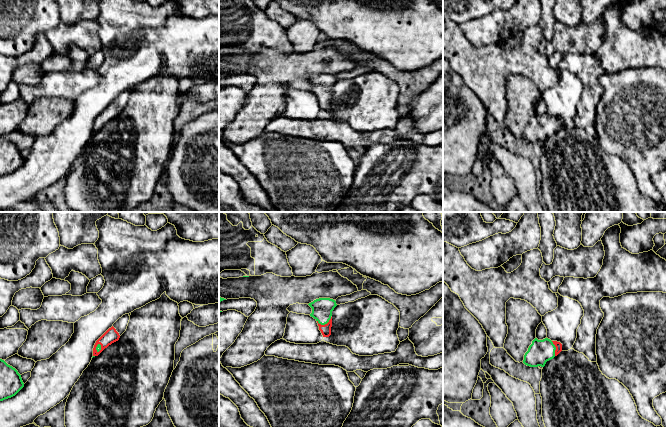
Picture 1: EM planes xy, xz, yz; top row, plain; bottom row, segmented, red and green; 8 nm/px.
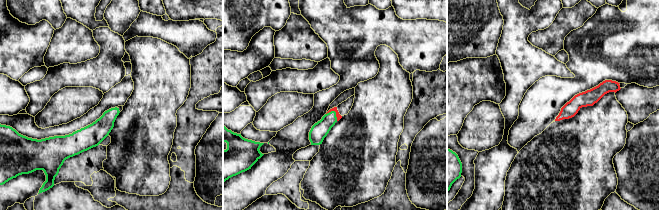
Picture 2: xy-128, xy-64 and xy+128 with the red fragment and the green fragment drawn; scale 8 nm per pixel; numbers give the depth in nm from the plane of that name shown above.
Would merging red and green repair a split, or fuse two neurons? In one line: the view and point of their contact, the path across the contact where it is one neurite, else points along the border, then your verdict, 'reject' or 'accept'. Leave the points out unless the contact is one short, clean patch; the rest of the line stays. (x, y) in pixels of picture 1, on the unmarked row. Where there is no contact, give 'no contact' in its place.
contact xz (325, 100); way xz (325, 105), (325, 100), (322, 84); accept

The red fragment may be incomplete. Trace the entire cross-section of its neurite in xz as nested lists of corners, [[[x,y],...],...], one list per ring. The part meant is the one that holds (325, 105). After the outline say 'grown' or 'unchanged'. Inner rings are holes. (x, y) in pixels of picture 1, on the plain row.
[[[319,74],[308,80],[312,84],[310,90],[317,98],[323,113],[331,111],[332,87],[337,82],[336,77],[330,74]]]; grown

